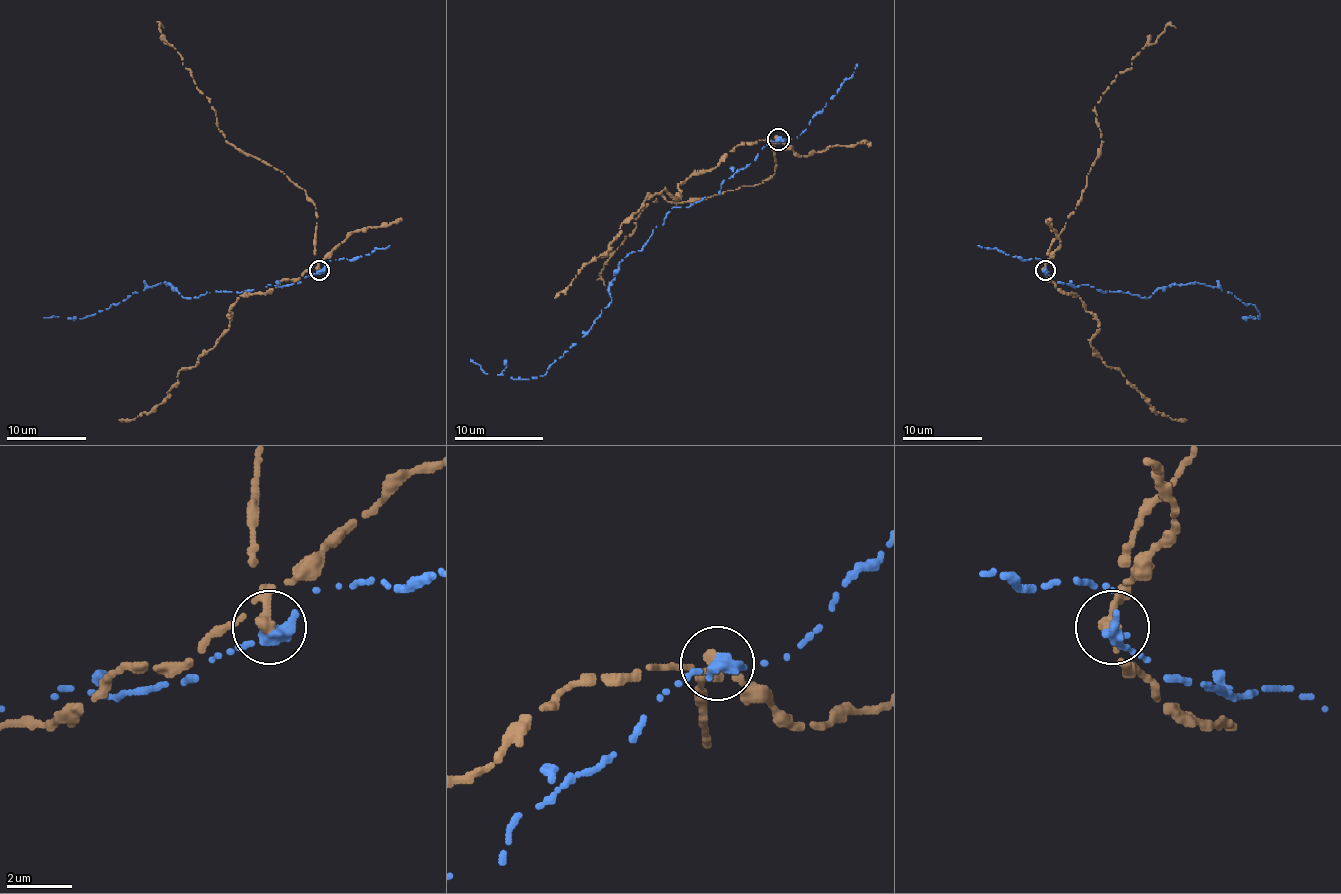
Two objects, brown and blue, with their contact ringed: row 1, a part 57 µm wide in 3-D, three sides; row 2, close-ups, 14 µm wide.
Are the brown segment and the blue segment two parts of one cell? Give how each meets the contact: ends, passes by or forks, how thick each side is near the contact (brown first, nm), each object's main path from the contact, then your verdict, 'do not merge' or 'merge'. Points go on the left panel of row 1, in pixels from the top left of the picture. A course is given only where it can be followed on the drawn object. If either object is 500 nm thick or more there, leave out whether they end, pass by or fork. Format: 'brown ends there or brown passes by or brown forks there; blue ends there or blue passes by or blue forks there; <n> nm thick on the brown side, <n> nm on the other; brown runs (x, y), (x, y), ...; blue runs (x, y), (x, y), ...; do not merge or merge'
brown passes by; blue ends there; 260 nm thick on the brown side, 480 nm on the other; brown runs (319, 269), (317, 213), (303, 189), (285, 173), (227, 143), (183, 57), (163, 37), (163, 27); blue runs (319, 269), (281, 287), (199, 297), (183, 297), (169, 283), (157, 283), (81, 319), (43, 317); do not merge

